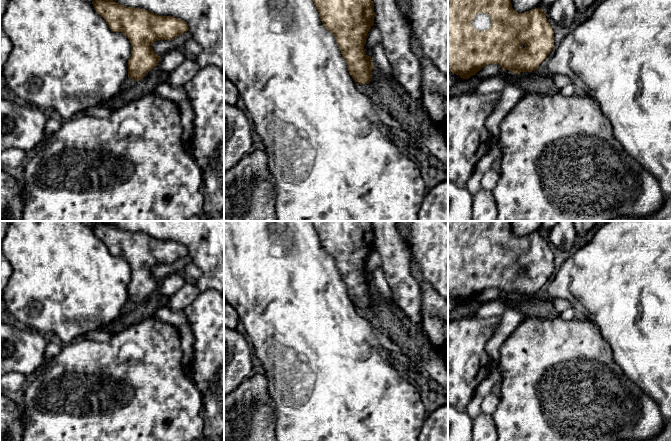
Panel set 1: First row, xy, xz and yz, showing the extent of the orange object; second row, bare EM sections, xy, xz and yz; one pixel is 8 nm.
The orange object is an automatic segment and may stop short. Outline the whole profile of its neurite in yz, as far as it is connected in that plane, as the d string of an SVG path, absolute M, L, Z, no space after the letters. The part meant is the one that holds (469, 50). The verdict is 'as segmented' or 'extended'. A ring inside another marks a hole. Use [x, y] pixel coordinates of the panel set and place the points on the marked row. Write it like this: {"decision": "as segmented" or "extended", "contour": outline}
{"decision": "as segmented", "contour": "M448 0L448 70L459 75L462 79L468 79L489 64L499 64L503 70L510 70L515 75L521 72L531 72L537 70L540 64L547 58L554 49L554 31L549 24L544 10L540 8L531 9L524 13L518 13L512 8L511 0ZM487 13L491 18L491 27L488 30L477 30L471 22L477 14Z"}

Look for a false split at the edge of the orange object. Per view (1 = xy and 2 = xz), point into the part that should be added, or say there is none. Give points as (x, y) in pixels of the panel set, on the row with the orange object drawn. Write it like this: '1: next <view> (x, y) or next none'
1: next none
2: next none

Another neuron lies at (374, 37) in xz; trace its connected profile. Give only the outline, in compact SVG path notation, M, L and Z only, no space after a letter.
M373 25L367 34L366 45L372 49L375 45L382 43L382 36L380 31Z

